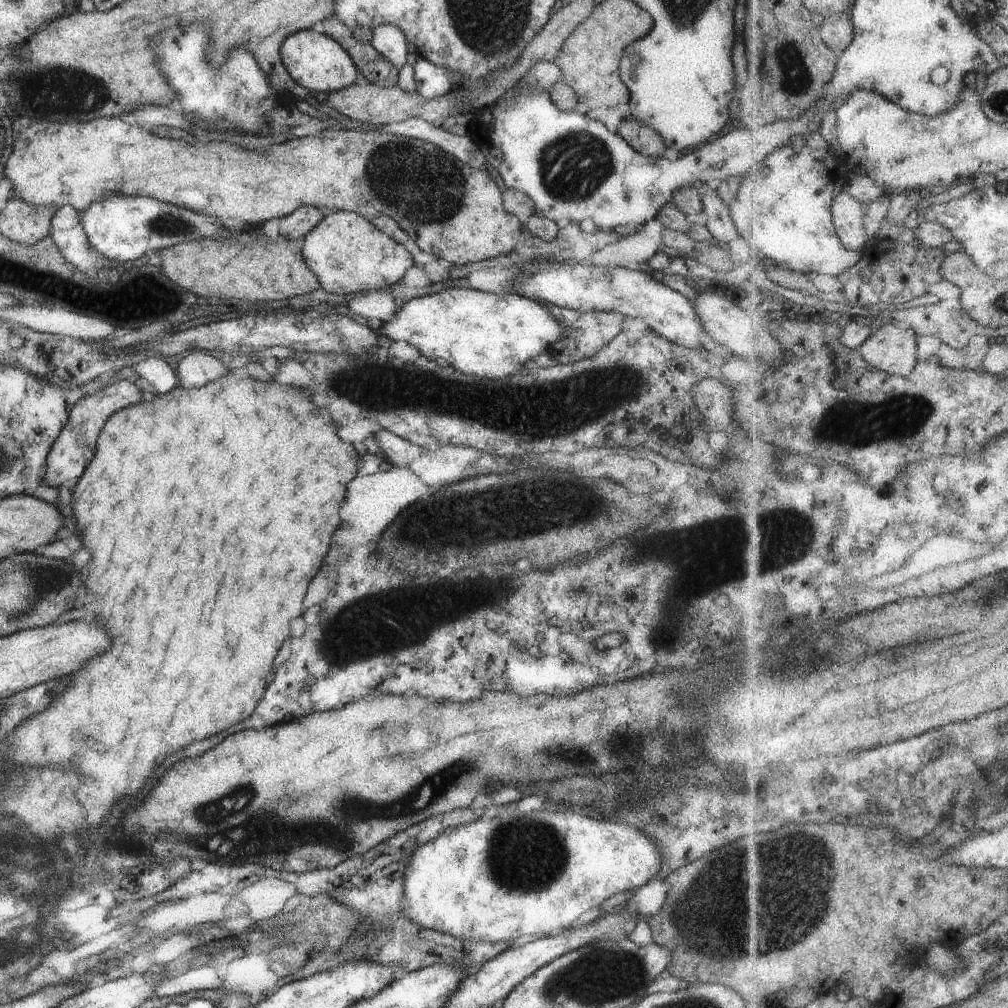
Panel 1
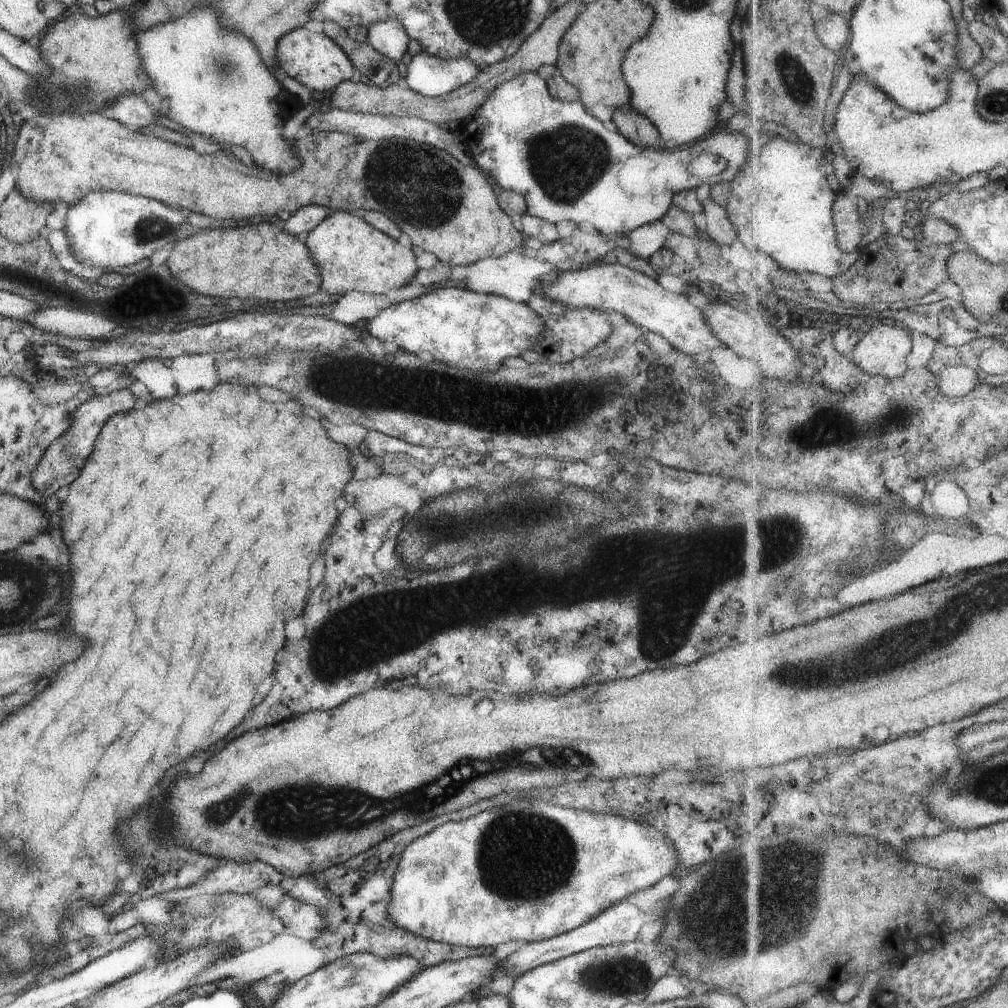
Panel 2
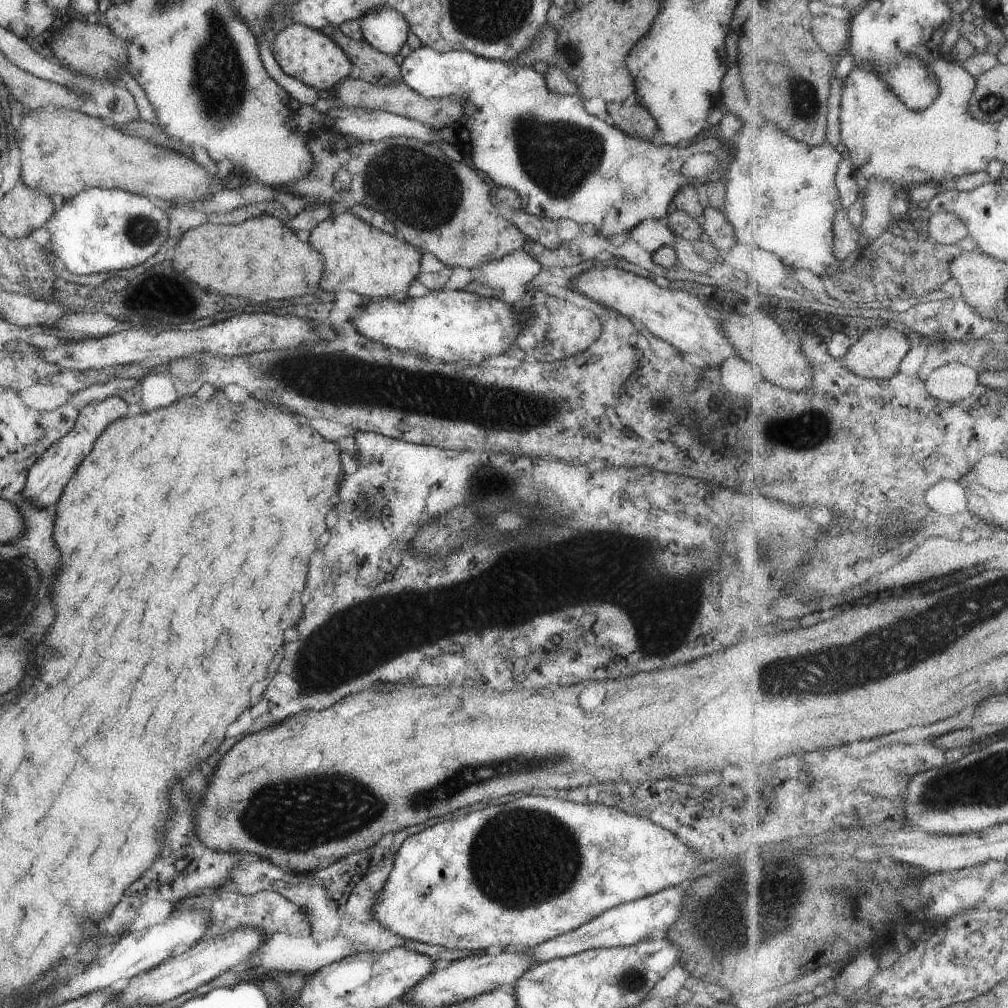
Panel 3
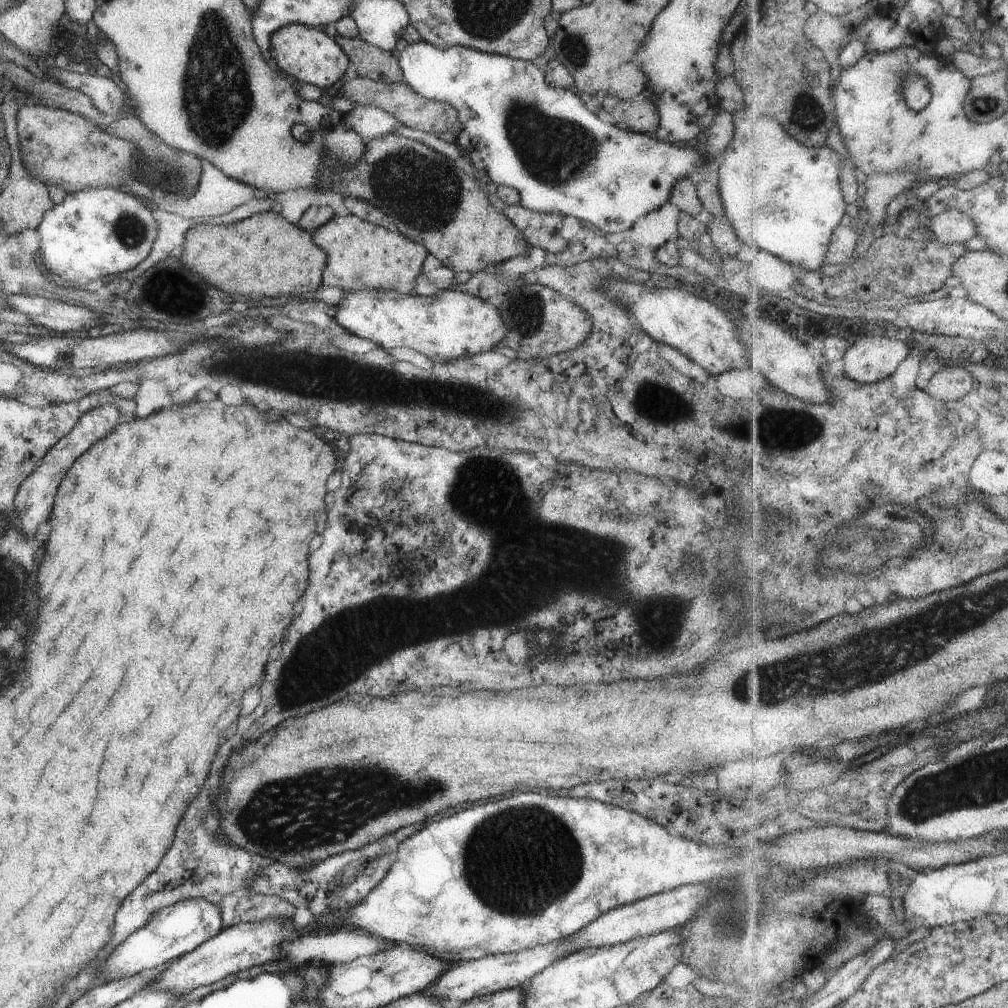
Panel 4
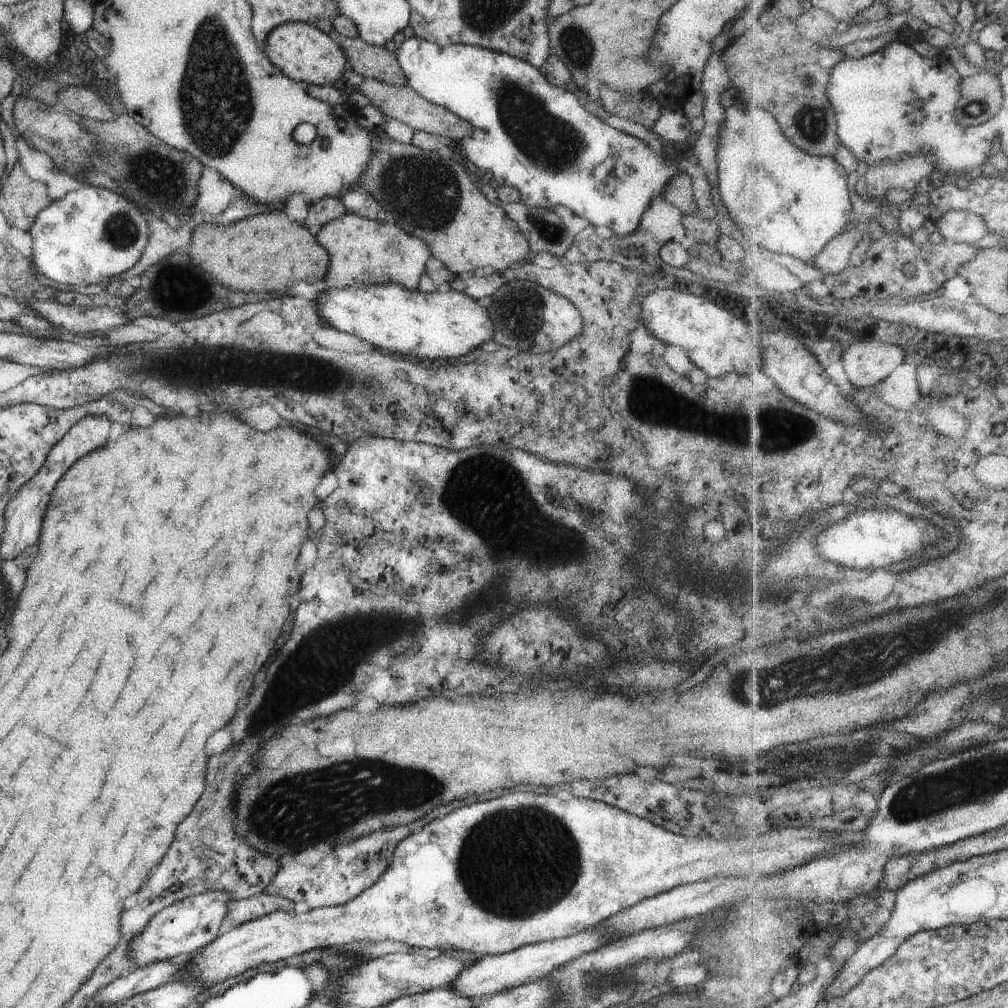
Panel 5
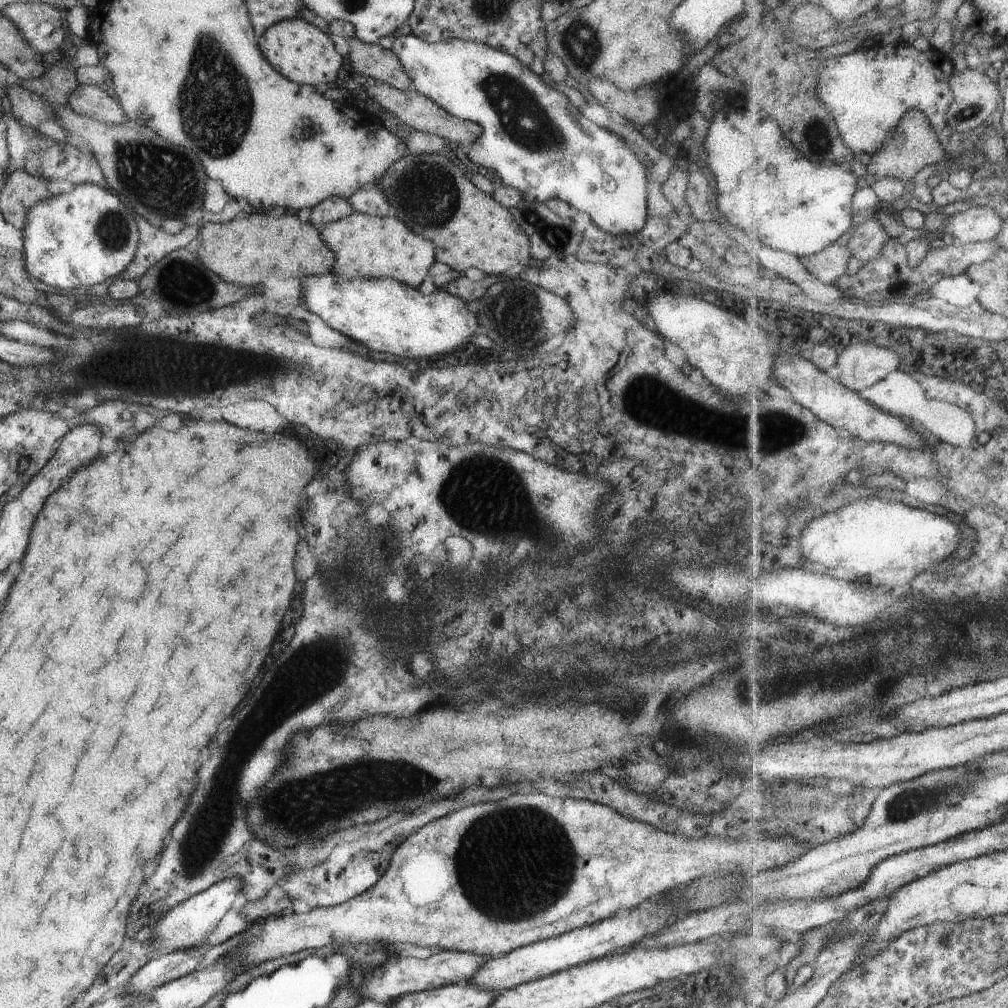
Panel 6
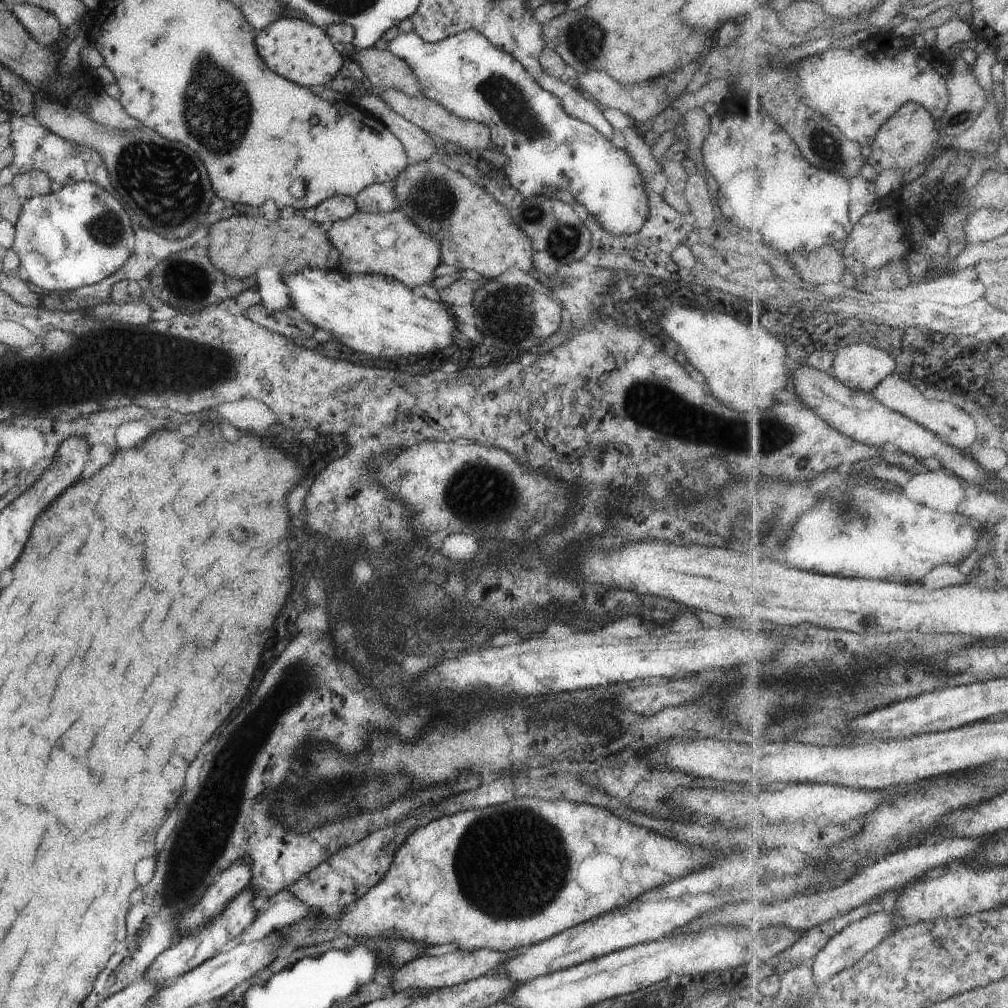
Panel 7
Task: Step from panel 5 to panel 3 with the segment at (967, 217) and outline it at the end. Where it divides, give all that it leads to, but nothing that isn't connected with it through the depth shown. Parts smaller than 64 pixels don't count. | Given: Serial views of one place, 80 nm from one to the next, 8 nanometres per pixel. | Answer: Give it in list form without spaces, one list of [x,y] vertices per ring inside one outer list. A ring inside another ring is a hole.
[[[954,214],[932,215],[927,228],[929,238],[942,245],[956,245],[970,235],[968,226]]]

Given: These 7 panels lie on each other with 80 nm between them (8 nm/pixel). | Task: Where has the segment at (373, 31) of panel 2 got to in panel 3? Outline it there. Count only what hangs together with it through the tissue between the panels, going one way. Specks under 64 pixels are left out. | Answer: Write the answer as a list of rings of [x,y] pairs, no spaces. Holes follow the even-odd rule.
[[[375,7],[357,19],[360,22],[362,38],[375,50],[389,56],[398,54],[405,44],[408,24],[395,9]]]

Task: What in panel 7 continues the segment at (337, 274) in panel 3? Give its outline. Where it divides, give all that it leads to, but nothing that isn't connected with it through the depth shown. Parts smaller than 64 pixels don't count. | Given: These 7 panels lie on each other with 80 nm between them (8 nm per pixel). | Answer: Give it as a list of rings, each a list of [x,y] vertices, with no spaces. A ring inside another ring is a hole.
[[[397,209],[386,213],[355,211],[351,216],[337,219],[324,227],[326,237],[340,256],[337,270],[348,275],[381,275],[395,279],[410,289],[429,283],[433,269],[440,263],[440,248],[435,239],[421,234],[417,226]]]

